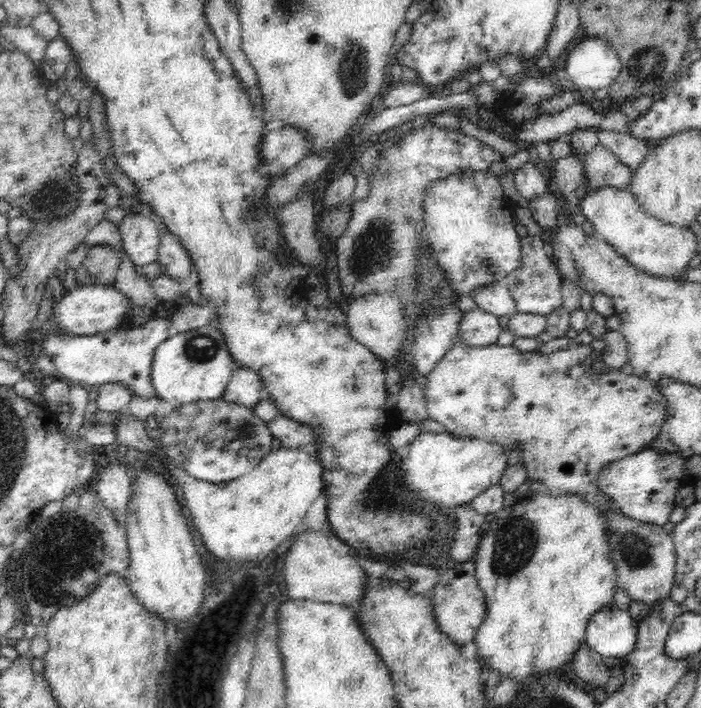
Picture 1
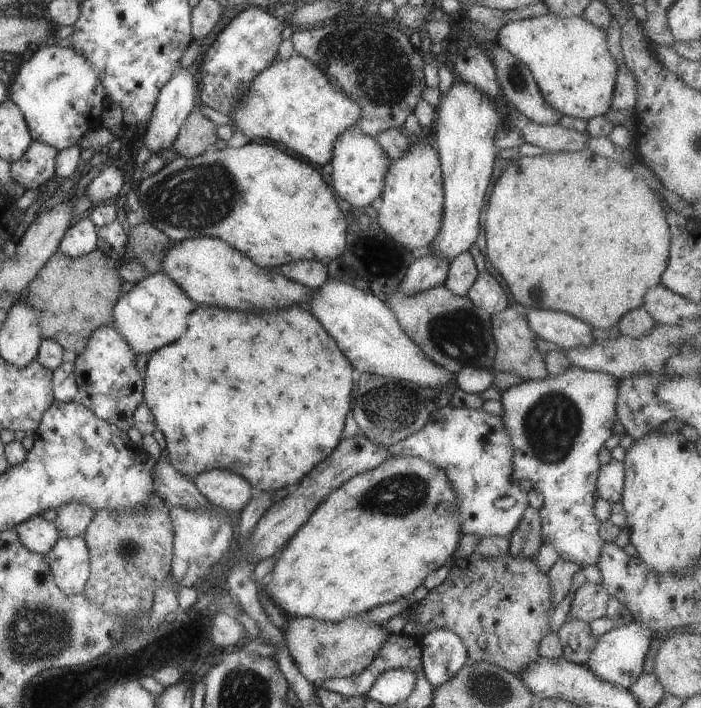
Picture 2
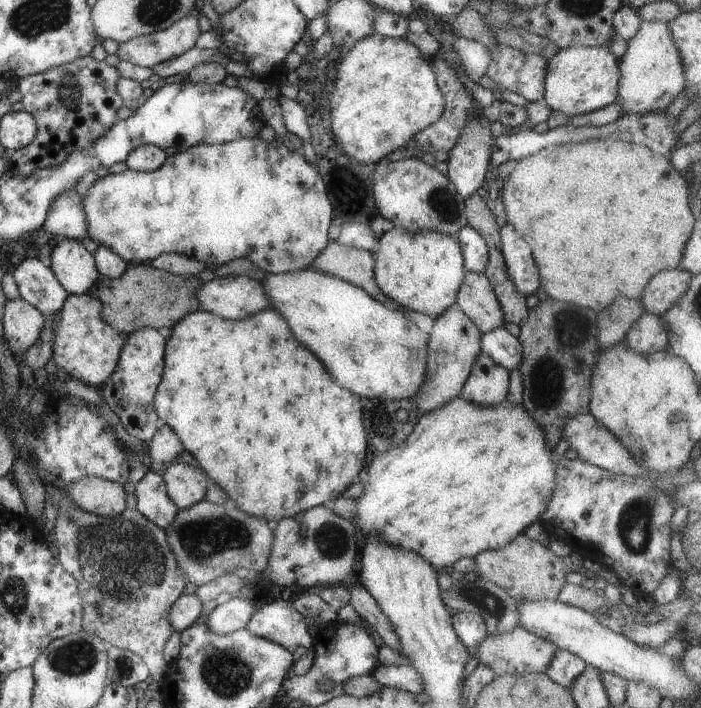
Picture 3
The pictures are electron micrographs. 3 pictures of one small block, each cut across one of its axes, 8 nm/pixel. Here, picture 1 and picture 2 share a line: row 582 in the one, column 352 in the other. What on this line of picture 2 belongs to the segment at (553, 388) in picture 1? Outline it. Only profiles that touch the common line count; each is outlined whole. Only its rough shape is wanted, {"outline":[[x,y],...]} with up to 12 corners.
{"outline":[[348,617],[280,628],[311,683],[359,675],[389,637]]}

